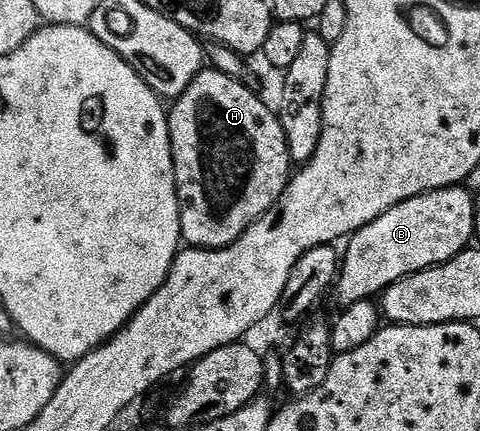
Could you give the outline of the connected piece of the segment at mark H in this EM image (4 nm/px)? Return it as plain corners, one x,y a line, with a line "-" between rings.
205,67
194,83
171,102
168,130
180,204
180,235
185,246
229,249
251,225
273,209
293,176
294,162
286,143
286,131
282,131
273,106
271,109
256,91
230,75
222,75
222,71

